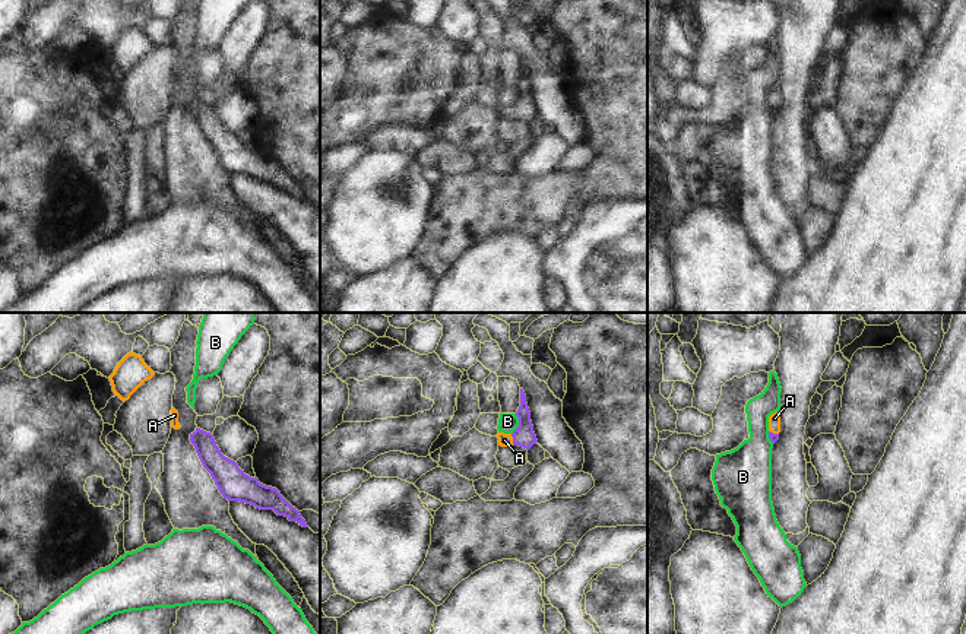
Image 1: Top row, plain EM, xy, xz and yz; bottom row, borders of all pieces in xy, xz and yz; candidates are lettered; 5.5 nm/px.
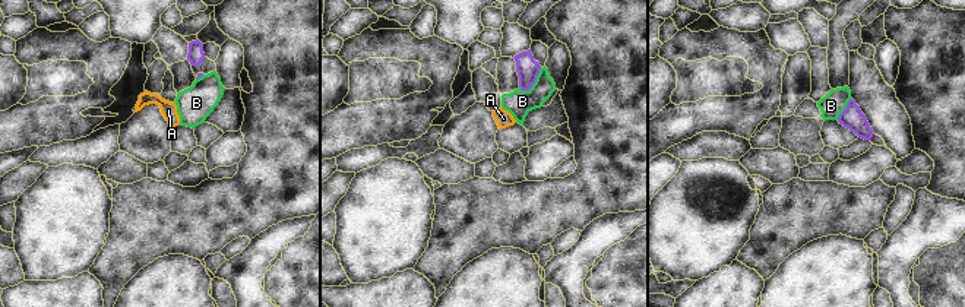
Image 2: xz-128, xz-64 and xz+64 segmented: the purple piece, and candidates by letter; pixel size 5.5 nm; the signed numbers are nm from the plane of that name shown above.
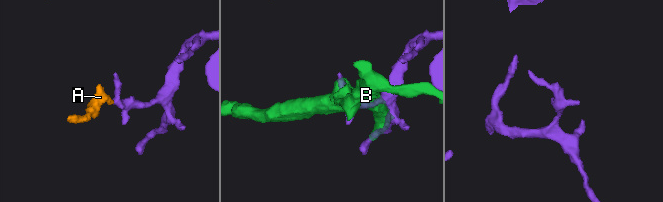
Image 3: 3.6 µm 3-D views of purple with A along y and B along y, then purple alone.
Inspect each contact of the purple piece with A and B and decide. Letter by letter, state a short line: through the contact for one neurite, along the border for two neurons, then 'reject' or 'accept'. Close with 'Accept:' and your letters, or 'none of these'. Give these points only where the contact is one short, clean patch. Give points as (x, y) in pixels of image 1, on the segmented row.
A: line xz (523, 436), (513, 440), (504, 440); accept
B: reject
Accept: A

